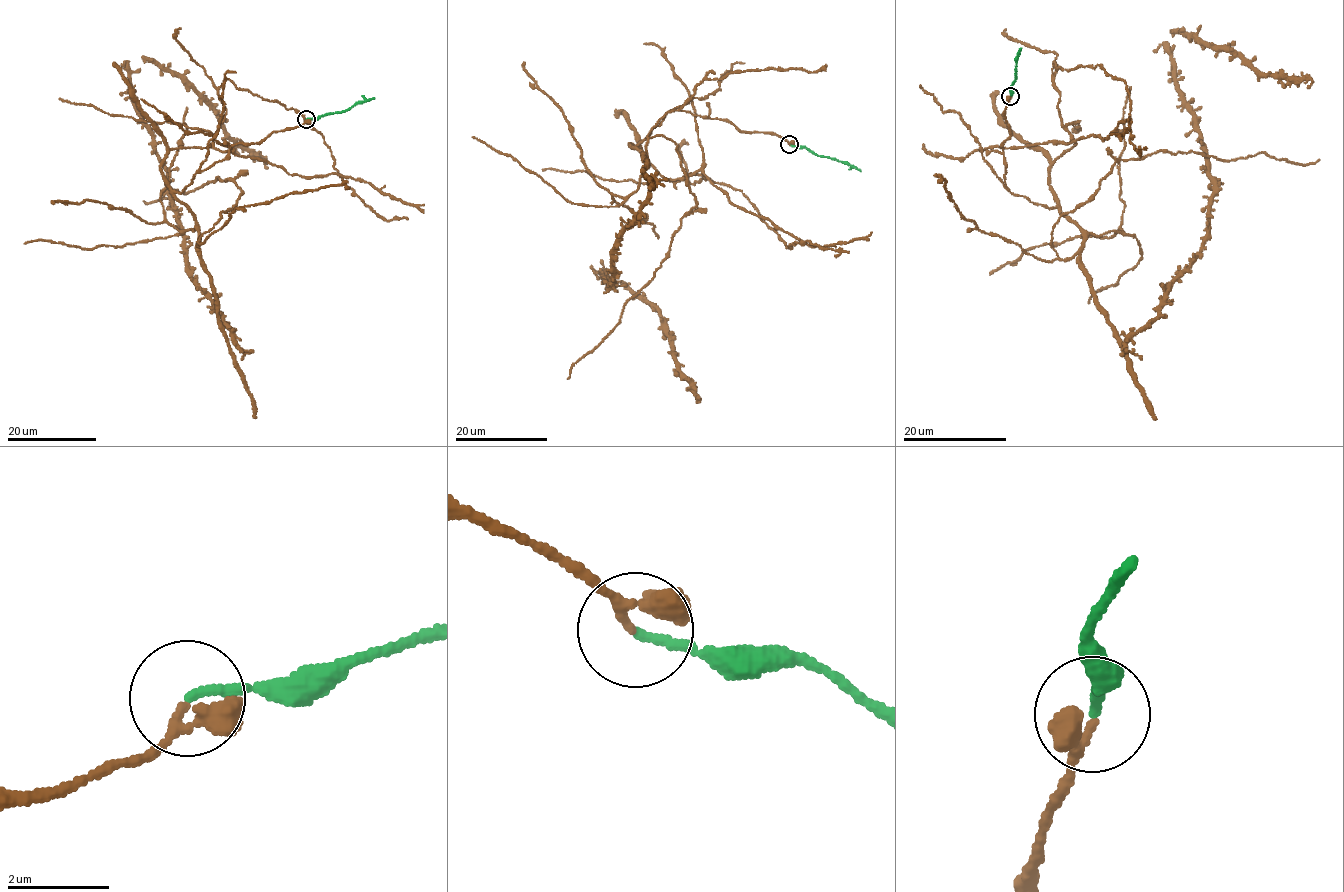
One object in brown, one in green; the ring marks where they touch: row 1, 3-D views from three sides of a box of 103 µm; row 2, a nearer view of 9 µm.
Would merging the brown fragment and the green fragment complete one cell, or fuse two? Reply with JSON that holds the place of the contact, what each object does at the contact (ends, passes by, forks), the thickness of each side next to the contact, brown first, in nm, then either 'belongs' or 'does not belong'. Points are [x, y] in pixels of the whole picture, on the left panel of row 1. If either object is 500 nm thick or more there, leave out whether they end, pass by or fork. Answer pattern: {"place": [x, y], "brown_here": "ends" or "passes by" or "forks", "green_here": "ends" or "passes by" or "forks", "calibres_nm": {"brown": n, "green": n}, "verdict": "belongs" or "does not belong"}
{"place": [306, 119], "brown_here": "passes by", "green_here": "ends", "calibres_nm": {"brown": 140, "green": 170}, "verdict": "belongs"}

